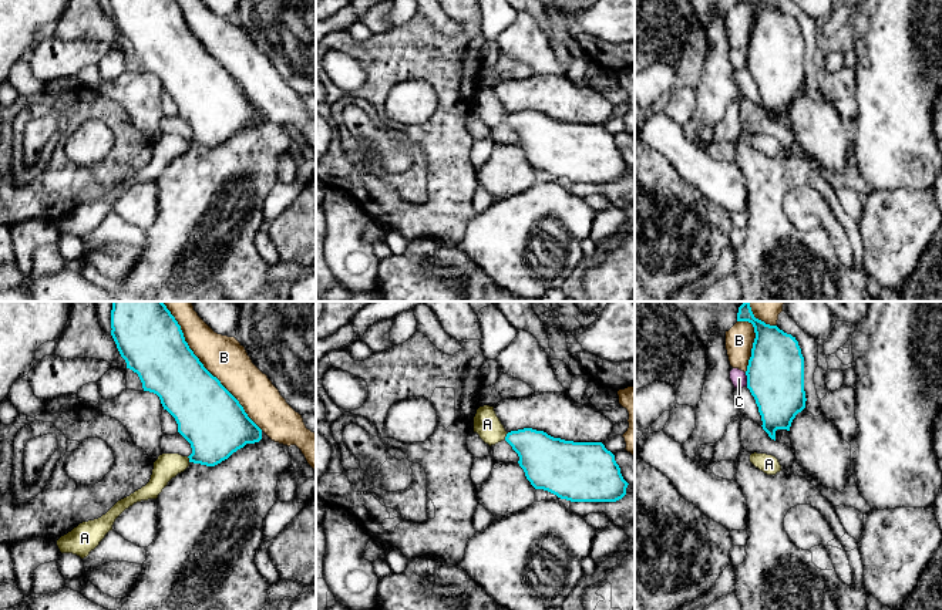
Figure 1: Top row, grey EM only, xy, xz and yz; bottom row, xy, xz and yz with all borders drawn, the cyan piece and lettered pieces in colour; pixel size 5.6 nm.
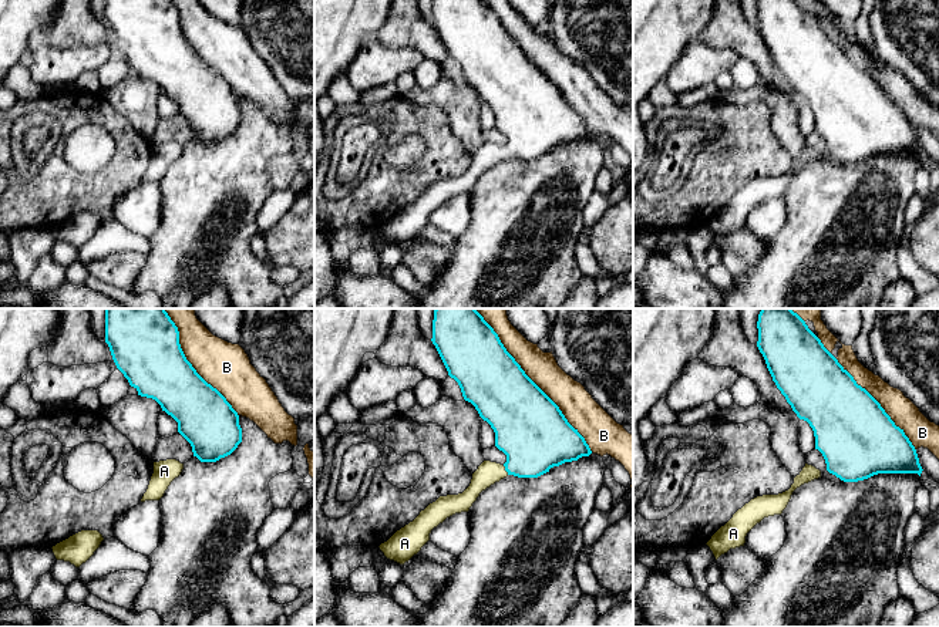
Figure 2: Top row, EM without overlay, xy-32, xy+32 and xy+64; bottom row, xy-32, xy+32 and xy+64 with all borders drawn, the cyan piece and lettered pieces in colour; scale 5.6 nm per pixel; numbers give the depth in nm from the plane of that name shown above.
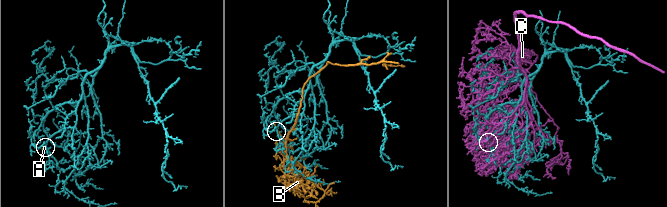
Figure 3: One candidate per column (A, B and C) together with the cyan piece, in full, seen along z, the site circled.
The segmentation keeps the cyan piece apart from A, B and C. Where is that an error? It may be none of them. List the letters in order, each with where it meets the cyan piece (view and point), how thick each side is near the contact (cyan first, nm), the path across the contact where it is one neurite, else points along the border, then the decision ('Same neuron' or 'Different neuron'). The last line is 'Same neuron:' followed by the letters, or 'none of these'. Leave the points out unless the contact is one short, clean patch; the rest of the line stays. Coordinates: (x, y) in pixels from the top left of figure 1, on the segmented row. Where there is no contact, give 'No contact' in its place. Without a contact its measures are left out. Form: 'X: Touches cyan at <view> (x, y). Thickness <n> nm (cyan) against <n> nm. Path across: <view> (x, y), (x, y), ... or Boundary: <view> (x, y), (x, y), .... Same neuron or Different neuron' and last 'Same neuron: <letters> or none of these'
A: Touches cyan at xz (507, 435). Thickness 260 nm (cyan) against 150 nm. Path across: xz (544, 458), (530, 444), (507, 435), (495, 432), (487, 424). Same neuron
B: Touches cyan at xy (202, 366). Thickness 340 nm (cyan) against 240 nm. Different neuron
C: Touches cyan at yz (747, 380). Thickness 320 nm (cyan) against 90 nm. Different neuron
Same neuron: A

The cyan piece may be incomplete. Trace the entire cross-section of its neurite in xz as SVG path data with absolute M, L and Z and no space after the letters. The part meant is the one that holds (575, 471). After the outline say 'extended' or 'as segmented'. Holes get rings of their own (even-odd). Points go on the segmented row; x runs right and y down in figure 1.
M489 405L477 410L474 432L489 446L505 439L518 454L518 464L535 489L548 491L571 502L616 502L626 495L629 483L623 479L615 455L602 442L565 441L532 428L507 432Z | extended

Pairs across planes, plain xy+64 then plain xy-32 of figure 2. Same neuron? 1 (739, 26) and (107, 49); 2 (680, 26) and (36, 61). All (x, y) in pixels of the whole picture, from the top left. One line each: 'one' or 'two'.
1: two
2: two

